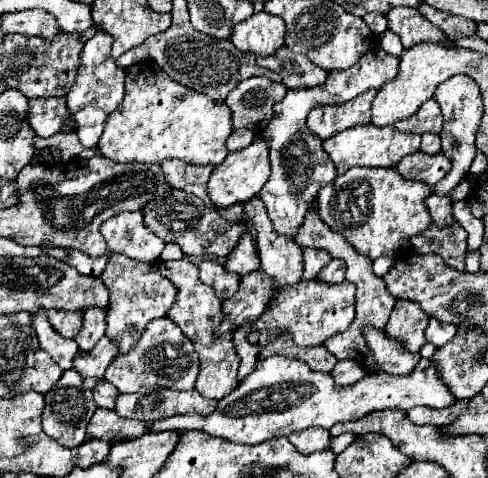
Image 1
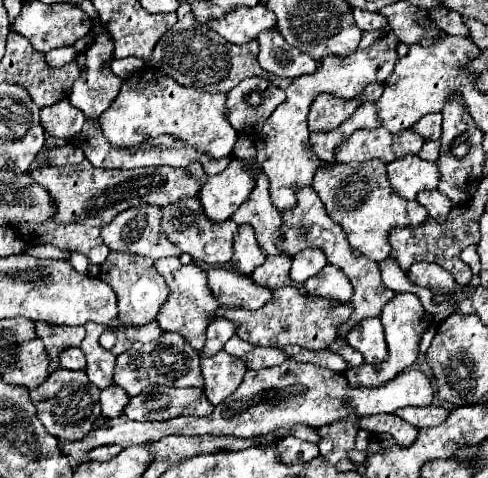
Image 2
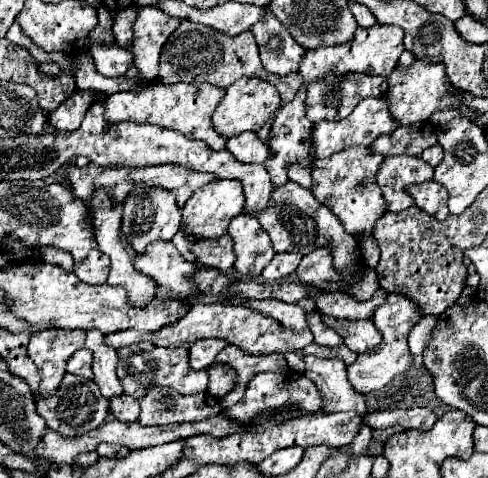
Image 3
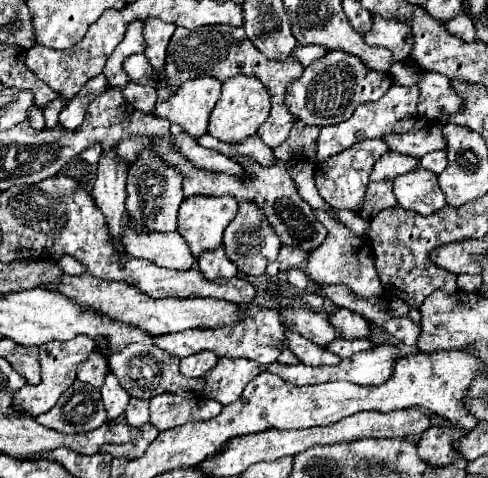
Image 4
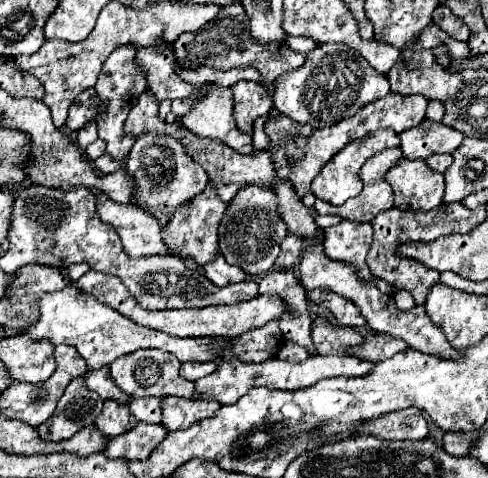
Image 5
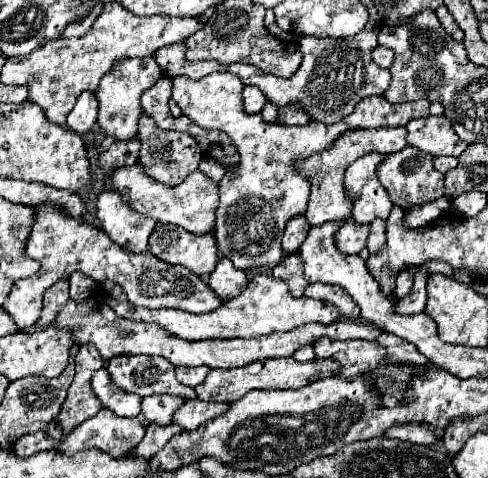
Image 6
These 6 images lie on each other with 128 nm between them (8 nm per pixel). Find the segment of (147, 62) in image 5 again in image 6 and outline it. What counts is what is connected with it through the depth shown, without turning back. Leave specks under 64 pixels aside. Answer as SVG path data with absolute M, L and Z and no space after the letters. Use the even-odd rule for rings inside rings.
M212 72L200 80L192 80L192 78L172 80L172 100L180 106L182 114L196 120L196 124L200 124L202 128L226 132L236 146L240 162L232 170L226 170L224 178L220 180L220 204L218 204L218 212L216 212L214 238L218 242L220 254L226 256L228 260L232 260L232 264L240 270L254 270L254 268L262 268L262 266L272 268L282 260L284 252L280 246L280 236L284 234L284 226L292 216L296 216L296 212L304 212L304 208L308 206L308 180L304 180L294 170L296 158L306 158L322 148L328 148L328 144L332 144L330 140L336 140L336 136L344 134L346 130L406 126L414 118L428 116L428 106L430 106L428 100L390 104L388 100L384 100L384 96L368 96L368 100L360 100L360 104L356 104L356 108L350 116L346 116L344 120L340 120L336 124L310 122L306 126L286 126L286 124L268 124L262 120L260 114L244 112L242 88L244 88L244 84L232 72Z

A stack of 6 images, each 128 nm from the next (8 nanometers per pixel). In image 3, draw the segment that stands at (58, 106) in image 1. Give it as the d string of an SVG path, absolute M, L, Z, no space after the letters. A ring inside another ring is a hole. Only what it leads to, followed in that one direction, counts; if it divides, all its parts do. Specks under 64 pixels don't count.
M76 90L72 92L72 96L68 96L66 102L60 104L60 108L56 108L50 114L50 126L54 126L56 130L76 130L82 120L86 110L92 106L92 102L96 100L94 90Z

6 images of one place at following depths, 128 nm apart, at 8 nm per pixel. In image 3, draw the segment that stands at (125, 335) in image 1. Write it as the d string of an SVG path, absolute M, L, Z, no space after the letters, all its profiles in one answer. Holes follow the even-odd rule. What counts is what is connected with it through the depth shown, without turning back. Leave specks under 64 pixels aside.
M98 188L94 192L94 196L92 196L90 206L92 206L92 224L94 224L94 230L96 230L96 240L100 244L100 250L104 254L108 254L110 262L112 262L108 284L124 286L128 290L128 298L132 300L132 304L136 304L136 306L148 304L148 300L152 300L152 296L156 296L158 286L156 286L156 282L152 278L138 272L134 268L134 264L132 264L132 256L136 256L136 252L128 244L128 240L126 240L126 236L124 236L124 232L120 228L122 226L122 204L116 204L114 198L104 188Z

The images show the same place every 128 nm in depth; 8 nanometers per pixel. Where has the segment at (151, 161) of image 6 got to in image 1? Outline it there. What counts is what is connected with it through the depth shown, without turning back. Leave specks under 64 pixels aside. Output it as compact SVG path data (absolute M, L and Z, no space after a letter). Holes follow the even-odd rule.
M122 212L100 226L110 252L120 252L136 260L154 262L162 254L166 242L144 226L142 212Z

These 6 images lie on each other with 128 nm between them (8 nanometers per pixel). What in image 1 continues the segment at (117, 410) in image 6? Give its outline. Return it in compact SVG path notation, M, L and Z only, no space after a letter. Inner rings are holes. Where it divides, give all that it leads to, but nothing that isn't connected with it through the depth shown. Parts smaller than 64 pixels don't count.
M36 312L36 316L32 316L32 328L36 330L40 348L44 348L62 370L72 368L72 360L78 354L76 342L56 336L56 332L52 332L52 326L48 326L46 312Z

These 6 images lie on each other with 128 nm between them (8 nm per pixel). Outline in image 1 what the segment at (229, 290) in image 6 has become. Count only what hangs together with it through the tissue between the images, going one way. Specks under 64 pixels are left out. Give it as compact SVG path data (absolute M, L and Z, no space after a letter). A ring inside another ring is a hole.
M180 190L168 192L168 196L162 196L160 200L152 200L152 204L146 204L142 212L144 224L148 224L148 228L152 228L152 232L156 232L156 236L160 236L166 244L178 244L186 256L202 256L208 260L226 258L246 232L240 222L224 220L214 208L204 206L200 198Z

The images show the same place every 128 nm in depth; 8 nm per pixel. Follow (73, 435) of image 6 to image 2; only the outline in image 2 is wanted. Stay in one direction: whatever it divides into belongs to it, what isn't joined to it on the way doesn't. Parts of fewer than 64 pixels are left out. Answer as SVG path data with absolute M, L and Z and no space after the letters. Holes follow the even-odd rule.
M86 324L84 328L86 328L86 338L82 340L80 348L86 352L86 360L88 360L86 374L90 382L94 382L100 390L104 390L114 384L112 374L114 374L116 356L98 344L98 336L104 330L100 328L100 324Z

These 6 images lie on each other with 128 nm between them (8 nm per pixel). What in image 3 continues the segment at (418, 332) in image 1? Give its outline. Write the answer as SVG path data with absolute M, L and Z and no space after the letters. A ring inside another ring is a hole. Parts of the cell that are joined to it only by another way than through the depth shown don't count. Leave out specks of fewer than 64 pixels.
M388 294L384 304L380 308L376 308L376 312L372 316L374 326L382 334L380 346L372 352L358 354L358 360L348 366L348 380L350 380L350 384L354 386L356 392L370 394L370 392L382 390L396 376L402 376L412 366L412 354L410 354L406 338L408 338L408 332L410 332L412 324L416 324L416 320L420 320L420 318L422 316L420 316L420 312L416 312L416 304L410 304L410 300L404 300L404 296Z

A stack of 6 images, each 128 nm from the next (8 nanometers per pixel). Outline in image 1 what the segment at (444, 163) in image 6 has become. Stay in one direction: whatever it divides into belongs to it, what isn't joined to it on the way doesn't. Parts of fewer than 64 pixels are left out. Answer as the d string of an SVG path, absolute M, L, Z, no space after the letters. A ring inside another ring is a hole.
M422 134L420 152L424 152L424 154L438 154L440 152L440 136L436 136L436 134Z

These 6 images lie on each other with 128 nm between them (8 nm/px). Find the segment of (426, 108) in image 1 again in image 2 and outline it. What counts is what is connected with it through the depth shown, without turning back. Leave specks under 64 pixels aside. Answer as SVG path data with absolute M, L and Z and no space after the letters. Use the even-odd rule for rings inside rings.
M426 114L418 124L412 128L426 140L438 140L440 138L440 126L442 126L442 114Z

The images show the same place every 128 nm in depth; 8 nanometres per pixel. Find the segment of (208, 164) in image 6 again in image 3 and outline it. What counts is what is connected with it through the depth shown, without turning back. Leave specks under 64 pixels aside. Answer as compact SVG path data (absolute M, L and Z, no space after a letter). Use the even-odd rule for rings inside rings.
M216 180L212 184L206 184L204 188L196 190L186 200L186 204L182 208L182 228L172 238L172 242L176 244L176 248L180 250L180 254L188 262L196 262L196 256L188 250L190 248L188 236L192 236L196 240L214 240L214 238L220 238L222 234L226 234L226 228L228 228L232 216L240 214L242 208L244 208L244 192L242 192L238 180Z

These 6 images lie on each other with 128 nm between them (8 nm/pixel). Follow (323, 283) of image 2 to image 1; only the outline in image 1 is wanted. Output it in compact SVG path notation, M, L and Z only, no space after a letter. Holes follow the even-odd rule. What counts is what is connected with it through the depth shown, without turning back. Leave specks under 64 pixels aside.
M330 260L330 264L324 266L314 280L326 282L326 284L340 284L344 282L344 272L346 272L346 264L342 260Z

